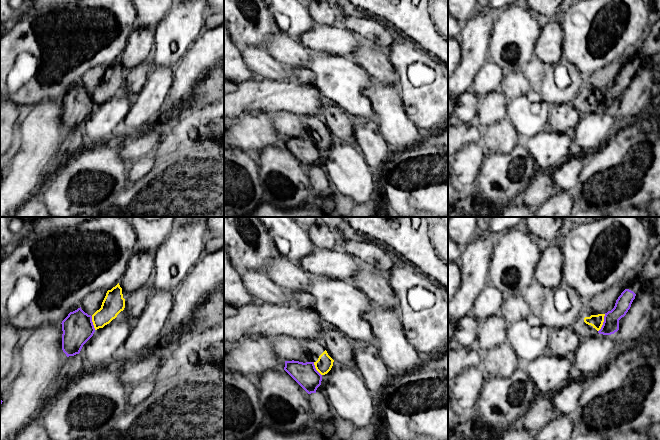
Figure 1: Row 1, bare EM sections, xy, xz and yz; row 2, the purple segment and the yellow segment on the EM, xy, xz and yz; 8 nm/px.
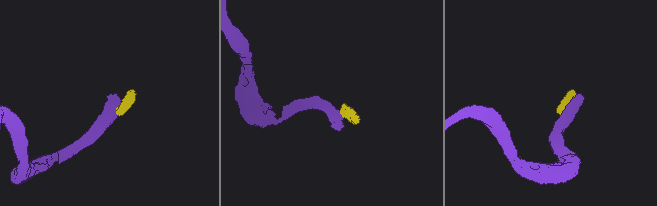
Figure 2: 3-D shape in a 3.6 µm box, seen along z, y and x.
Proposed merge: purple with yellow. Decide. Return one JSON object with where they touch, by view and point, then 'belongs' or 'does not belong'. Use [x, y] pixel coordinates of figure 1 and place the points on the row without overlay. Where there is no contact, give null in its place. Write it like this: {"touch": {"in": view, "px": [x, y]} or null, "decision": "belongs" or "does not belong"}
{"touch": {"in": "yz", "px": [603, 99]}, "decision": "does not belong"}

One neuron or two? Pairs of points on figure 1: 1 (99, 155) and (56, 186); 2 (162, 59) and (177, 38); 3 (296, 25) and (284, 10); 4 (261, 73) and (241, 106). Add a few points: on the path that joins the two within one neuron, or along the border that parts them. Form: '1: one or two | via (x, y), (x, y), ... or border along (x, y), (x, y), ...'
1: one | via (88, 166), (78, 168), (67, 178)
2: one | via (167, 53), (168, 44), (171, 41)
3: one | via (294, 21), (288, 14)
4: two | border along (255, 78), (276, 79), (280, 81)

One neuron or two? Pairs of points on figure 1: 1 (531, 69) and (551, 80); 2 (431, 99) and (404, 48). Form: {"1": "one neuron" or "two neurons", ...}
{"1": "two neurons", "2": "one neuron"}

